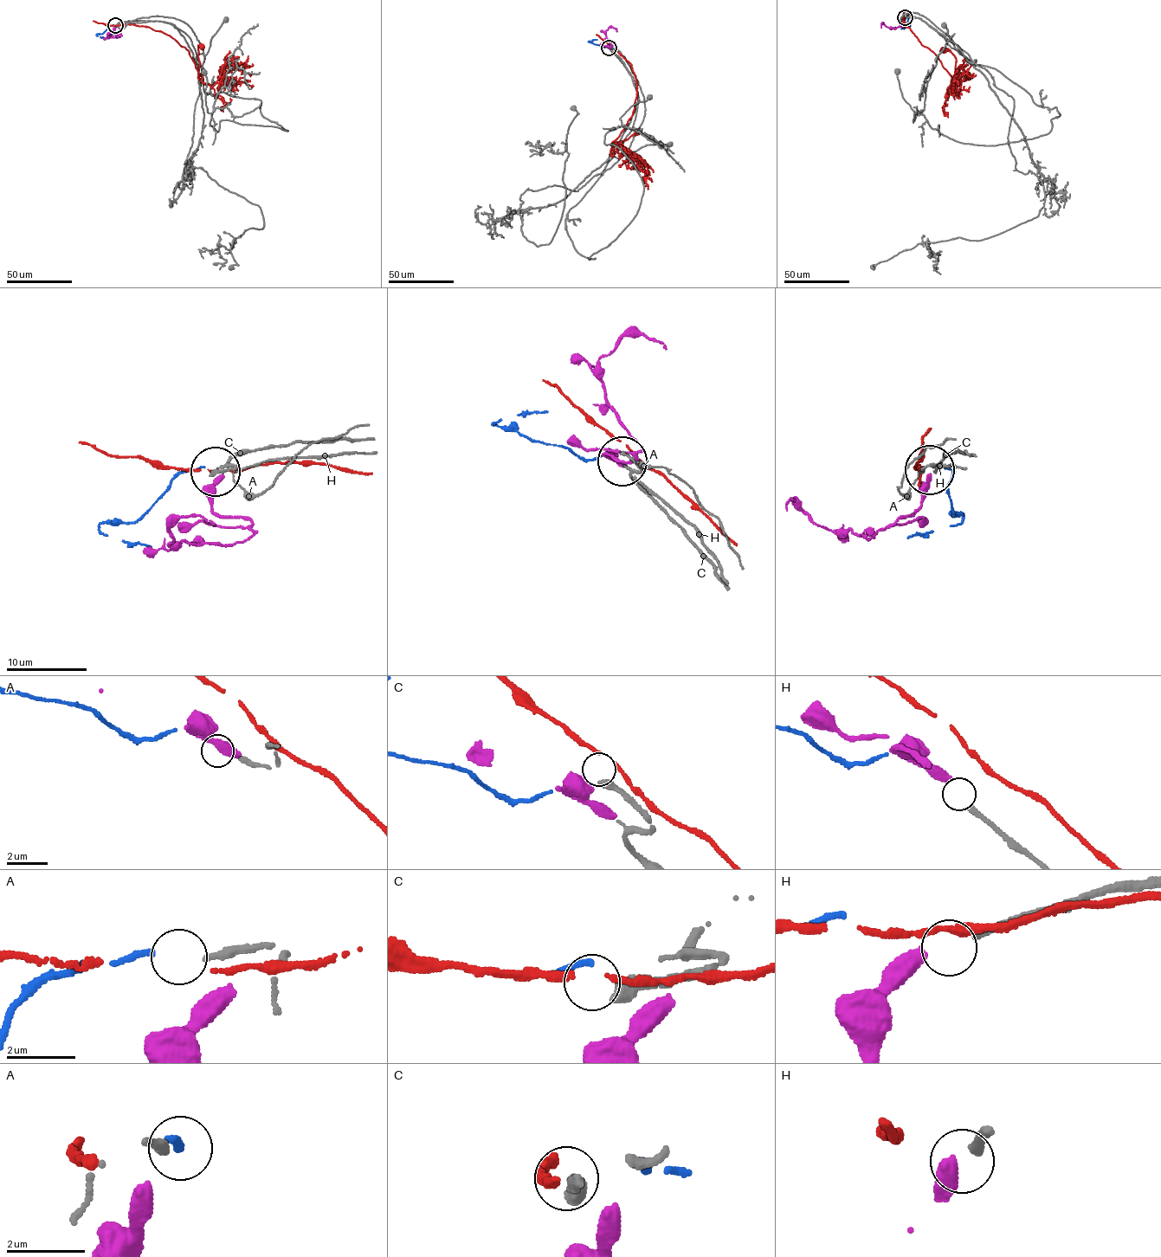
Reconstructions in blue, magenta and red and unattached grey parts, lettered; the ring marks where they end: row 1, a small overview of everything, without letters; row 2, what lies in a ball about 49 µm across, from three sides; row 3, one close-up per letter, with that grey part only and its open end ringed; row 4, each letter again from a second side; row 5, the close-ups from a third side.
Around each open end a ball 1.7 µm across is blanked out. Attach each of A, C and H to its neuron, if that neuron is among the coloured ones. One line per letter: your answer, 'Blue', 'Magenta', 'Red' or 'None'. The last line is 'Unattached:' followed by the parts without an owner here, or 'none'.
A: Blue
C: None
H: Magenta
Unattached: C

